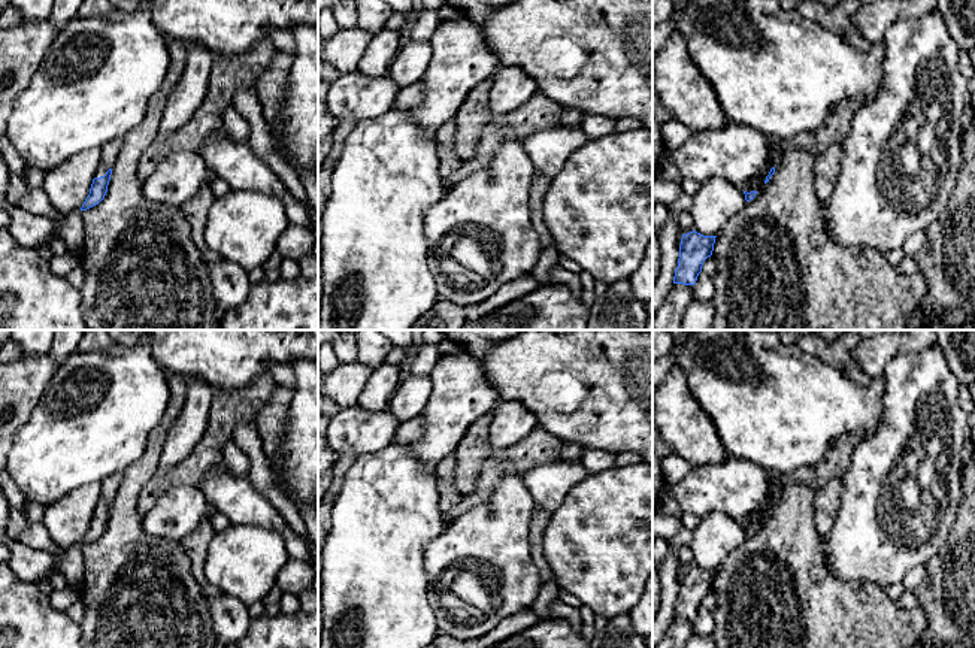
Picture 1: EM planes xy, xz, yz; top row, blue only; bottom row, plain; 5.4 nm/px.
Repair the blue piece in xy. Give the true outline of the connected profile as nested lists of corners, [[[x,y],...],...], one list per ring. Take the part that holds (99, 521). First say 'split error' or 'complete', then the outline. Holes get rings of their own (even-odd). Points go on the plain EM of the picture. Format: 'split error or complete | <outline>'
split error | [[[115,472],[109,476],[106,476],[100,485],[102,485],[102,494],[100,499],[96,505],[96,511],[93,514],[90,529],[85,533],[81,545],[87,545],[96,539],[99,539],[106,527],[108,527],[108,520],[110,515],[112,503],[115,500],[116,491],[121,485],[122,481],[122,472]]]

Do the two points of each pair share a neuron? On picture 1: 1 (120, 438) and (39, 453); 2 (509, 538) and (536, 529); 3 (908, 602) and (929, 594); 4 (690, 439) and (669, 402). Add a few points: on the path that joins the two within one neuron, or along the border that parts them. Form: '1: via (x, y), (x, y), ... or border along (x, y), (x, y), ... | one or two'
1: via (100, 438), (72, 438), (58, 448) | one
2: border along (533, 506), (529, 524), (529, 553), (536, 566) | two
3: border along (916, 589), (919, 605) | two
4: via (689, 430), (680, 421), (675, 411) | one

